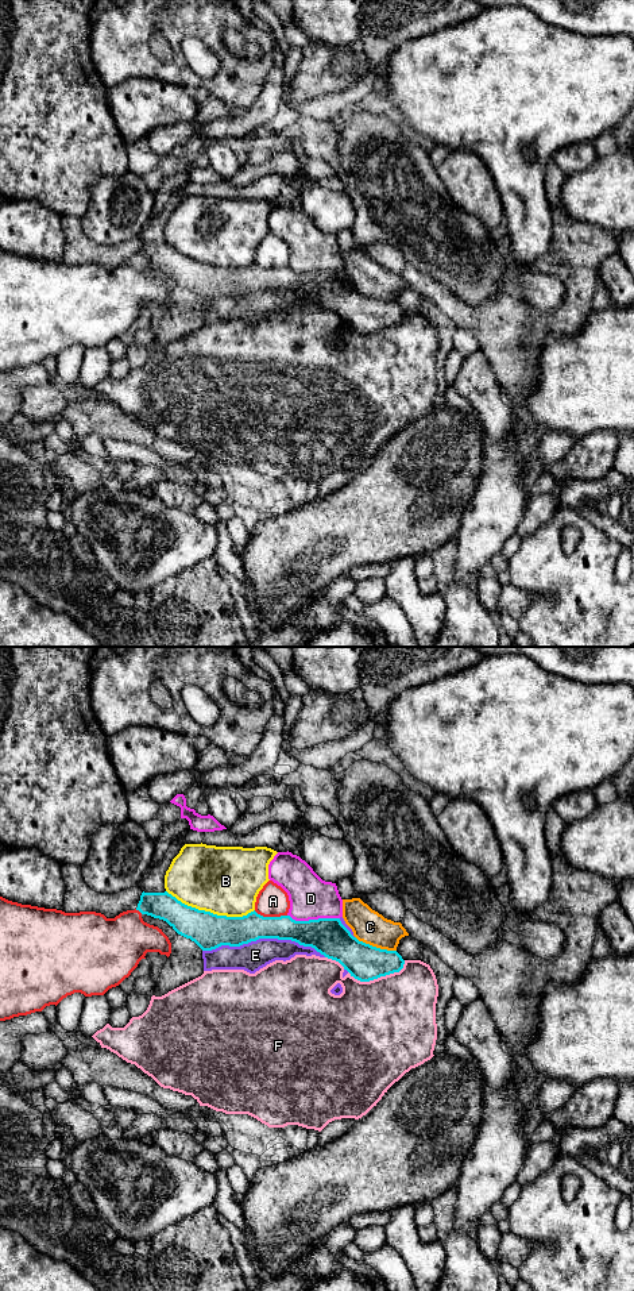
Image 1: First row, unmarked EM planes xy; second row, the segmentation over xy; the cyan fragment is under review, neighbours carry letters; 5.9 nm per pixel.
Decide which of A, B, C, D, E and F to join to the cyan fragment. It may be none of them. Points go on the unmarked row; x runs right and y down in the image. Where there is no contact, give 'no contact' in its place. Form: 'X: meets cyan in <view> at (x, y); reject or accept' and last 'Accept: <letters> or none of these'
A: meets cyan in xy at (270, 269); reject
B: meets cyan in xy at (209, 264); reject
C: meets cyan in xy at (375, 299); reject
D: meets cyan in xy at (313, 272); reject
E: meets cyan in xy at (265, 289); reject
F: meets cyan in xy at (378, 328); reject
Accept: none of these

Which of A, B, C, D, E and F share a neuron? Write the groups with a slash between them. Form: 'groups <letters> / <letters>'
groups A / B / C / D / E / F

